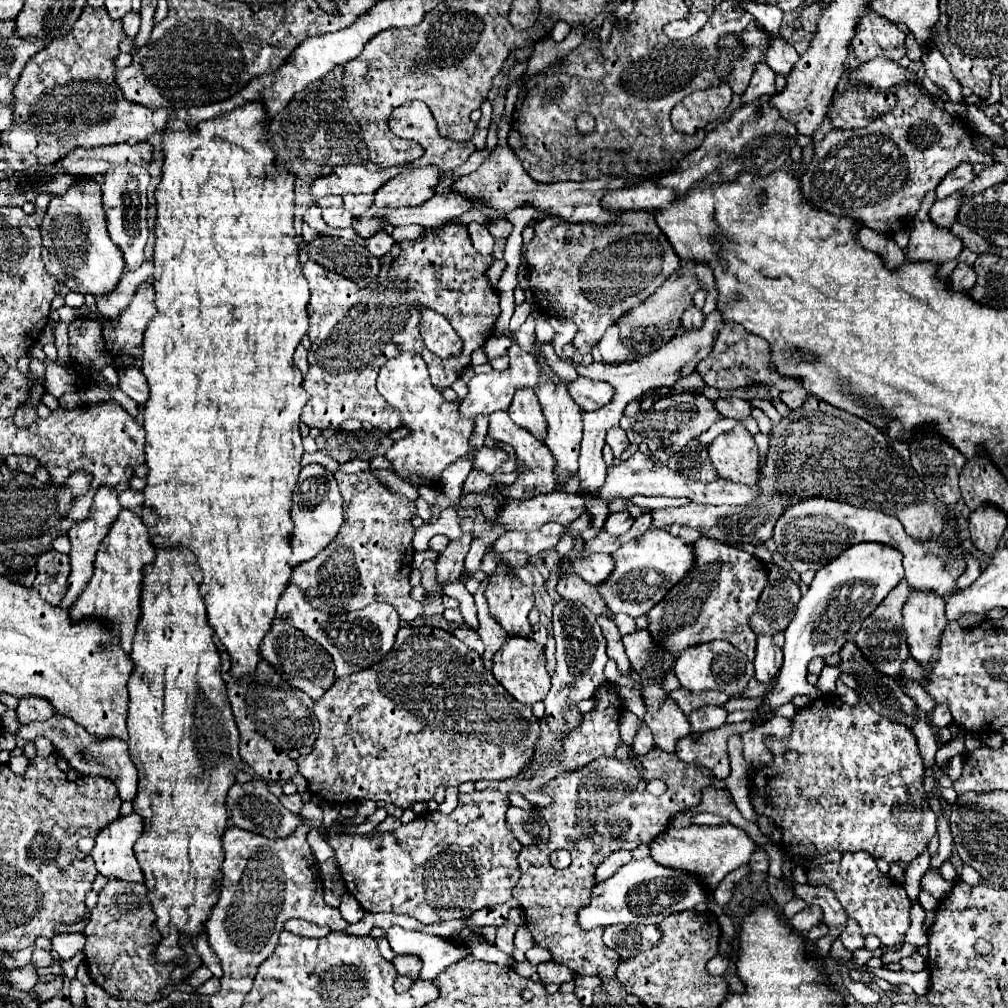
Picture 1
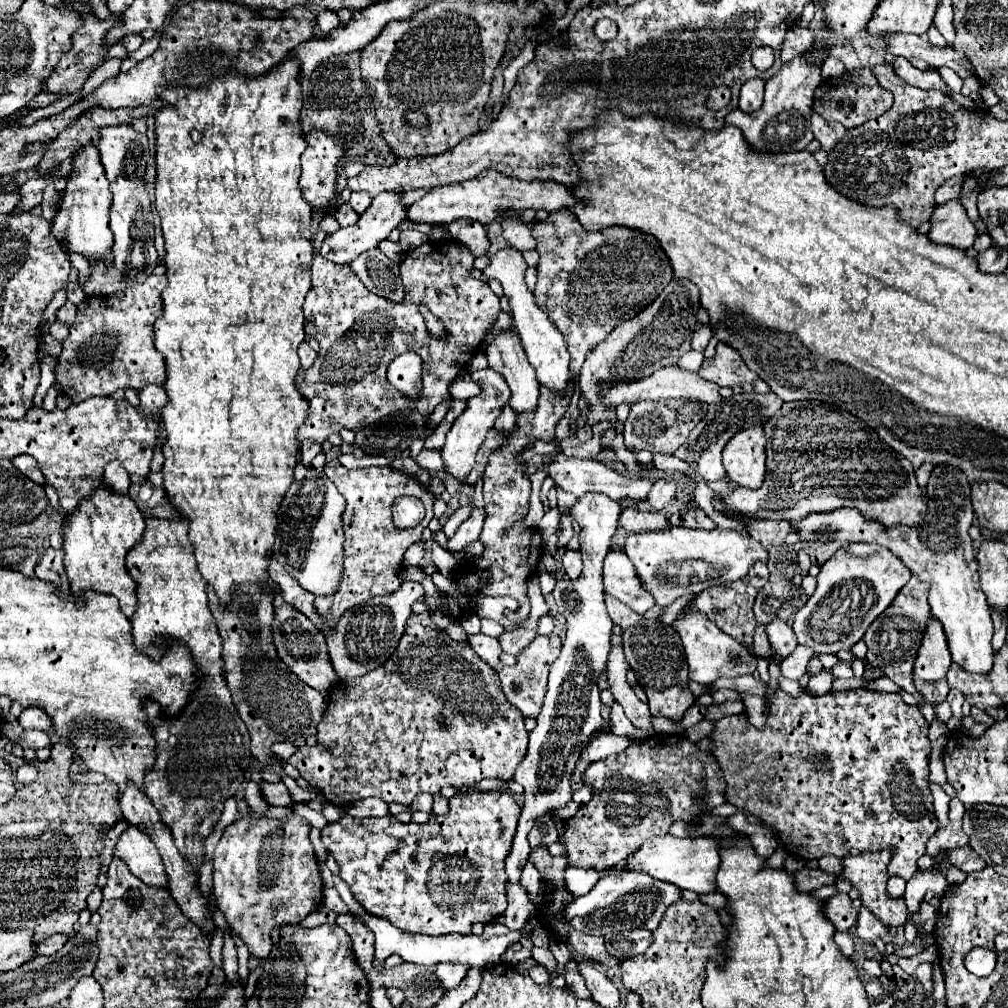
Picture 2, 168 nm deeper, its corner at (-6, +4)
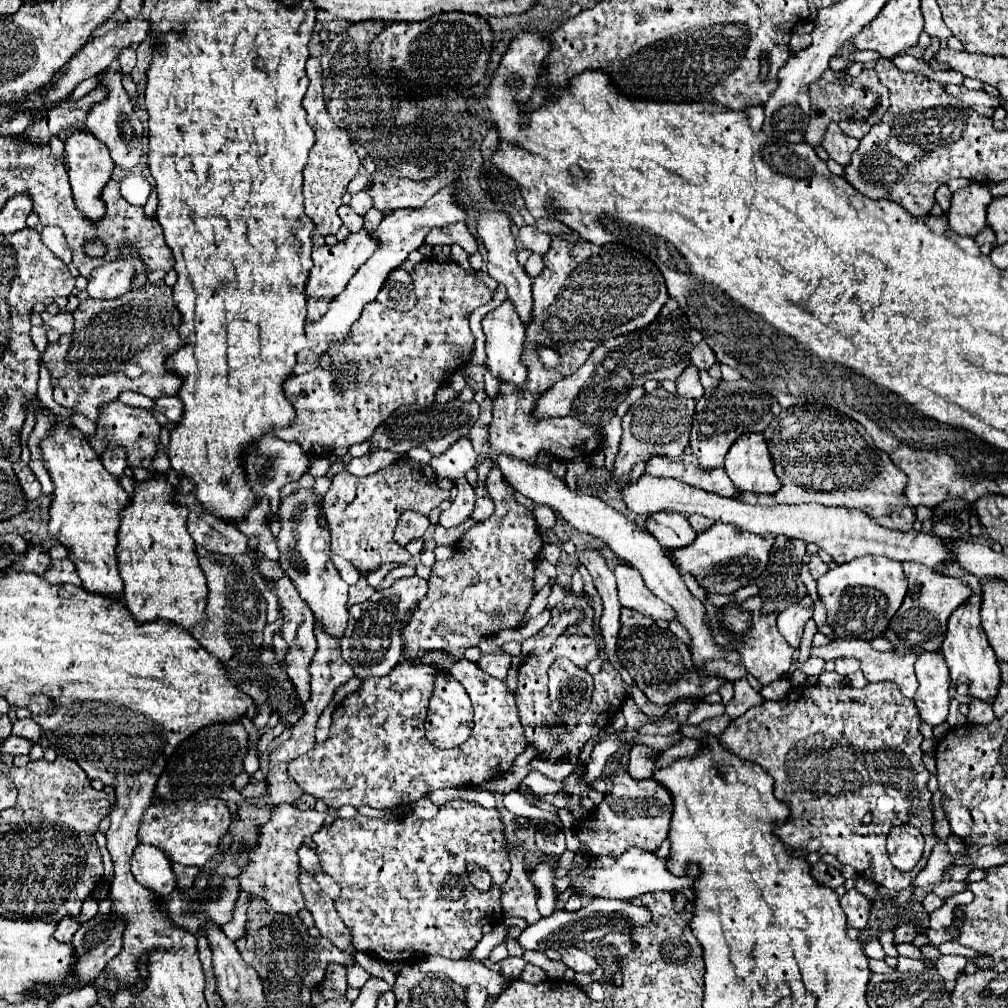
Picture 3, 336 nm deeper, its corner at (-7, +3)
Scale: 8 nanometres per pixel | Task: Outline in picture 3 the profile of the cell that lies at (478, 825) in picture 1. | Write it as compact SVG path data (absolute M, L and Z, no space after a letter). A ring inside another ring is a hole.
M451 801L429 821L395 815L383 819L363 815L353 819L337 817L331 825L313 835L323 871L341 887L341 897L335 901L335 907L353 933L353 947L357 951L371 951L387 963L407 963L405 959L417 955L443 955L447 959L465 959L469 955L481 941L481 927L503 919L501 885L511 871L505 841L505 823L499 809L485 809L473 801ZM469 863L483 867L491 875L493 885L489 891L481 893L471 885L467 871Z

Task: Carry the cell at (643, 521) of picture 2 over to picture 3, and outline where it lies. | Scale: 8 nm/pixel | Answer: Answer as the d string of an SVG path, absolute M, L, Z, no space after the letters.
M681 513L649 515L641 527L649 531L663 547L683 547L695 539L695 531Z

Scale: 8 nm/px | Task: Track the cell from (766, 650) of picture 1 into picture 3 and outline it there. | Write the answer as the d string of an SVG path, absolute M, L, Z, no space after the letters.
M791 605L785 611L779 613L777 617L777 629L779 633L785 637L785 641L791 647L799 647L801 643L801 635L803 635L803 627L805 621L813 615L811 607L803 607L803 605Z

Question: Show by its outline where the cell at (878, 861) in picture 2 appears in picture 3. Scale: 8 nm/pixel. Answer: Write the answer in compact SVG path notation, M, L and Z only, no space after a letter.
M895 827L888 835L886 848L896 868L910 871L923 853L923 835L915 827Z

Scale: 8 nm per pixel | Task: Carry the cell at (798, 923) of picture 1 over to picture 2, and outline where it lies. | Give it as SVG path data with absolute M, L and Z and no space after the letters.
M838 892L830 900L826 900L826 918L836 924L838 930L850 930L856 926L858 910L852 908L852 898L844 892Z

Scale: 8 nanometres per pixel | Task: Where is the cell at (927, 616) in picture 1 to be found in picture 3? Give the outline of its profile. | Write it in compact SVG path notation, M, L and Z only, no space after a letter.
M941 649L923 651L915 663L915 675L919 689L915 693L915 705L919 715L929 725L939 725L949 713L949 667Z

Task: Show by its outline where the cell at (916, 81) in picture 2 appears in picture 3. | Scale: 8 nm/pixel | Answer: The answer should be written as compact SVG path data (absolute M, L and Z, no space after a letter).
M945 85L945 93L959 99L961 103L965 103L967 107L975 109L979 115L985 115L985 117L991 117L993 115L993 109L1003 105L1003 99L991 99L985 91L969 91L967 87L959 87L959 85Z

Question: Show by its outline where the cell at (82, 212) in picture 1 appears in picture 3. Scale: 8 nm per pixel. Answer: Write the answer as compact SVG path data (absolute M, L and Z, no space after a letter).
M75 131L67 141L65 141L65 167L71 179L71 189L73 189L73 199L77 209L83 213L83 217L89 223L99 223L99 219L105 217L105 205L101 199L101 193L105 189L105 185L111 179L111 173L115 169L115 163L107 151L107 147L103 147L103 143L99 143L99 139L95 139L89 131Z

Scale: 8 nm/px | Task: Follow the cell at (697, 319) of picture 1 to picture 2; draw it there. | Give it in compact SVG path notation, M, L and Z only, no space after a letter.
M698 324L696 326L696 332L694 332L694 338L692 338L692 348L698 350L698 352L704 352L704 348L710 342L710 338L712 338L710 328L706 324Z

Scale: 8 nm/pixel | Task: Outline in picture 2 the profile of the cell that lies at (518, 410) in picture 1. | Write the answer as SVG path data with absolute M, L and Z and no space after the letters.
M508 328L498 332L486 348L488 366L506 378L510 386L510 406L514 412L534 410L538 404L538 380L530 366L518 334Z

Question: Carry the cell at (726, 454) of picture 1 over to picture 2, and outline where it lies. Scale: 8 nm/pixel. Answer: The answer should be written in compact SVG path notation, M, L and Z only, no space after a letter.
M762 426L736 432L724 446L724 470L732 482L746 488L760 488L766 474L766 438Z

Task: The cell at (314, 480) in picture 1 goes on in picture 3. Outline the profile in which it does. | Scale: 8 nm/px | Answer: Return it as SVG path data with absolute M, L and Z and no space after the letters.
M315 487L297 489L291 495L283 497L279 503L277 519L281 523L281 531L277 535L279 547L279 565L283 573L291 579L301 599L311 607L315 619L327 627L333 635L341 637L347 627L347 589L349 585L341 579L337 567L331 563L331 531L321 527L319 515L321 505L317 503L319 491Z

